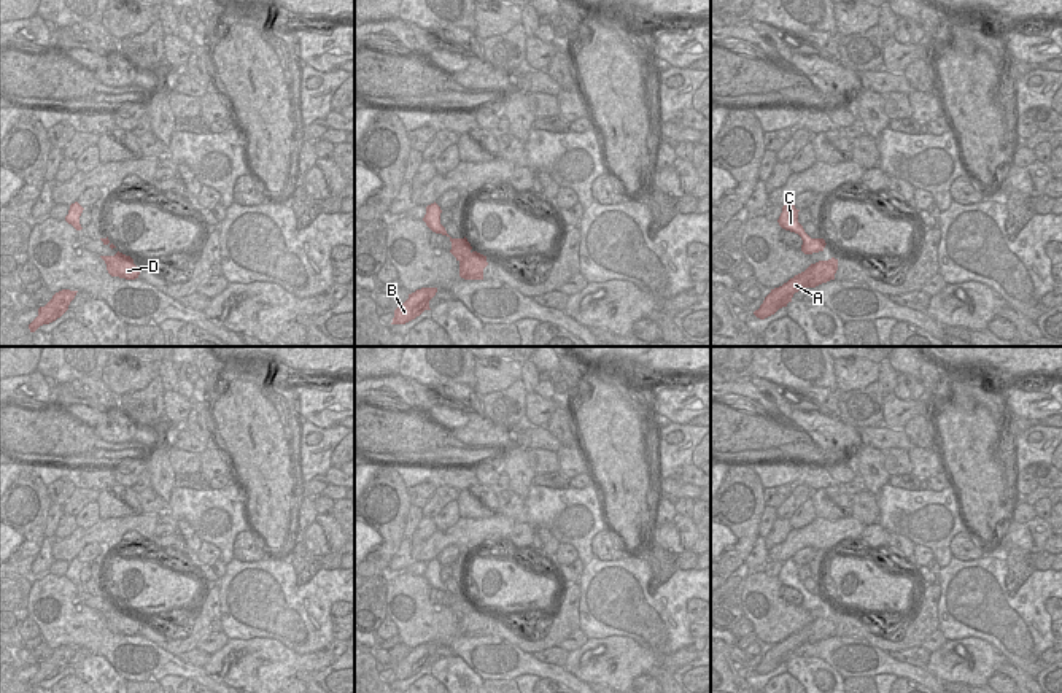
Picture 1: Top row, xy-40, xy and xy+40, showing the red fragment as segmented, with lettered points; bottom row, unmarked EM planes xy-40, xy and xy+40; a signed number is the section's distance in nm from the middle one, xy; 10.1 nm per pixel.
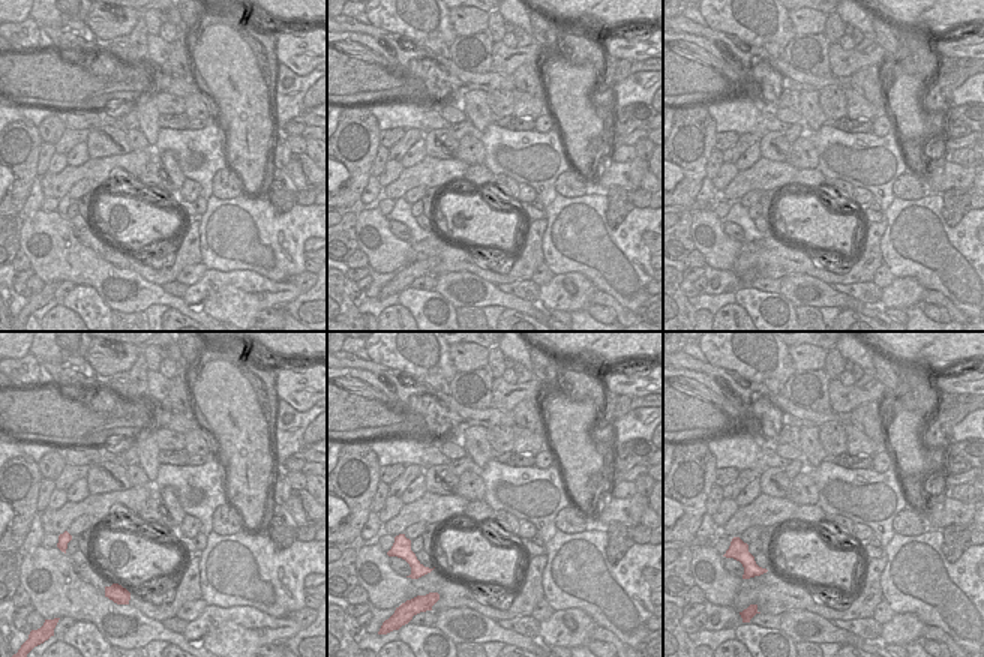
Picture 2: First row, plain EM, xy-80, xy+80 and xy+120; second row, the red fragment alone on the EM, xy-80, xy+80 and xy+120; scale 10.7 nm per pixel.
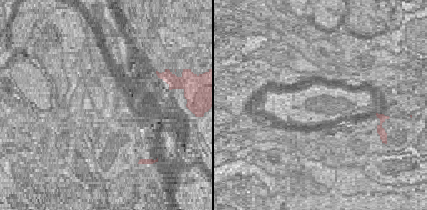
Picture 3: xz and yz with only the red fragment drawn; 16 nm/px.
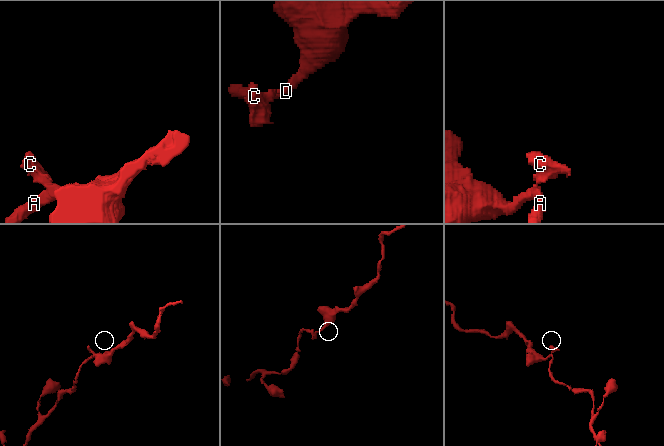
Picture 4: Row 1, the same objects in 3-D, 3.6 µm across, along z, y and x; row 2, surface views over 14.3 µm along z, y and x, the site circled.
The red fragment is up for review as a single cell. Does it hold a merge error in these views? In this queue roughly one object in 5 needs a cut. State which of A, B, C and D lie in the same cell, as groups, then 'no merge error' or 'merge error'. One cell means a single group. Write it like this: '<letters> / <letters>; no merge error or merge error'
A B C D; no merge error

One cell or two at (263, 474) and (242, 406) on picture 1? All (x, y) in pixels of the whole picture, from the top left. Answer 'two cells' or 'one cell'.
one cell

